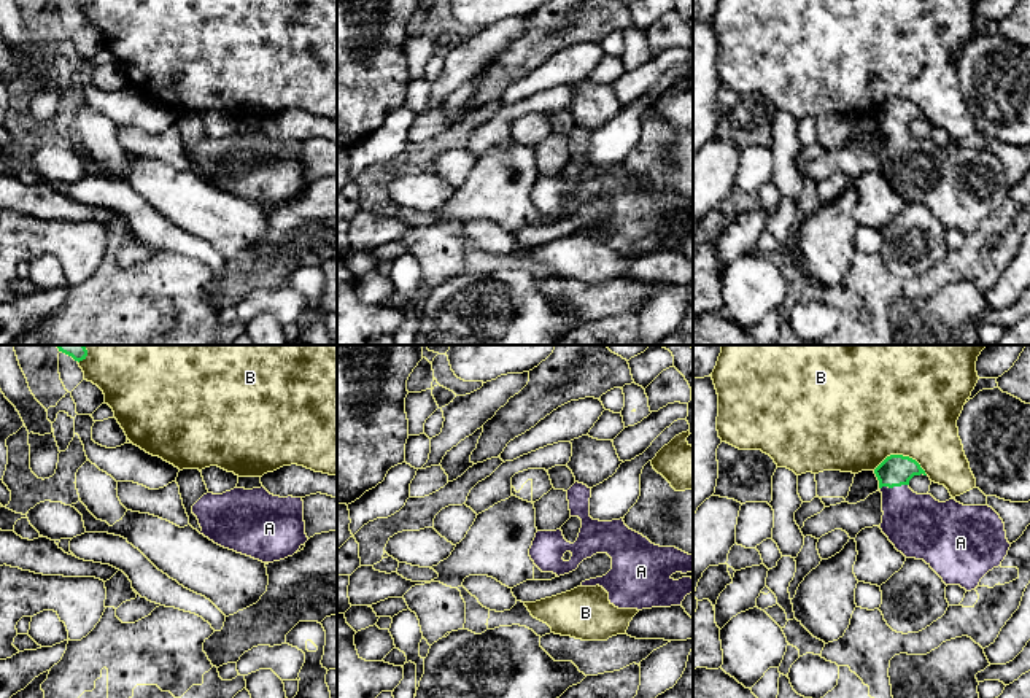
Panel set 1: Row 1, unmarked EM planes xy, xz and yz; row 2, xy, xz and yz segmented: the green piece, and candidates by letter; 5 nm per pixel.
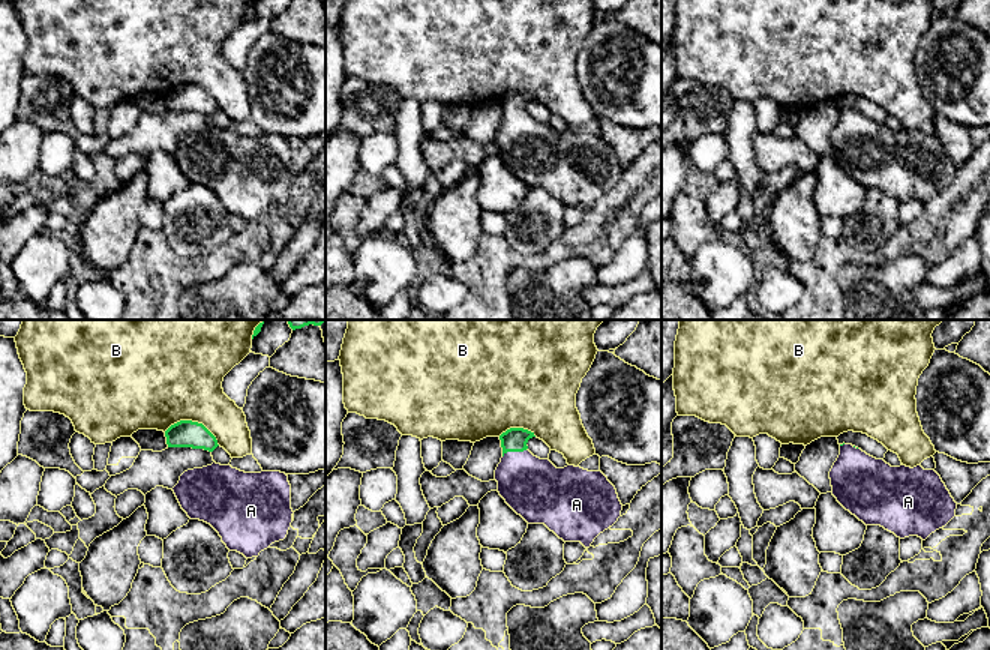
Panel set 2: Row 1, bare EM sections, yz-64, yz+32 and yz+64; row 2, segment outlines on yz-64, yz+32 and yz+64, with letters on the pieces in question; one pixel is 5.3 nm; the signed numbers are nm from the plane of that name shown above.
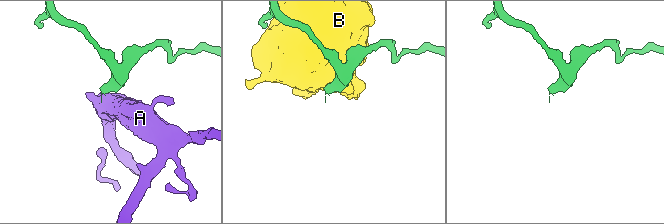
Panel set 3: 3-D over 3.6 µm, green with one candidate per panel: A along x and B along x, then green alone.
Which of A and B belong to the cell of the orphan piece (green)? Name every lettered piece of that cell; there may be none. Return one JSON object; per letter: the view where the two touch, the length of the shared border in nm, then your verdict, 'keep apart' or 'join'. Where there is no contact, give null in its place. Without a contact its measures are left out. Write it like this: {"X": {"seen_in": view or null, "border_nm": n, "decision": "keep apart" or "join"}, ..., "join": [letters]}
{"A": {"seen_in": "yz", "border_nm": 150, "decision": "join"}, "B": {"seen_in": "yz", "border_nm": 280, "decision": "keep apart"}, "join": ["A"]}

